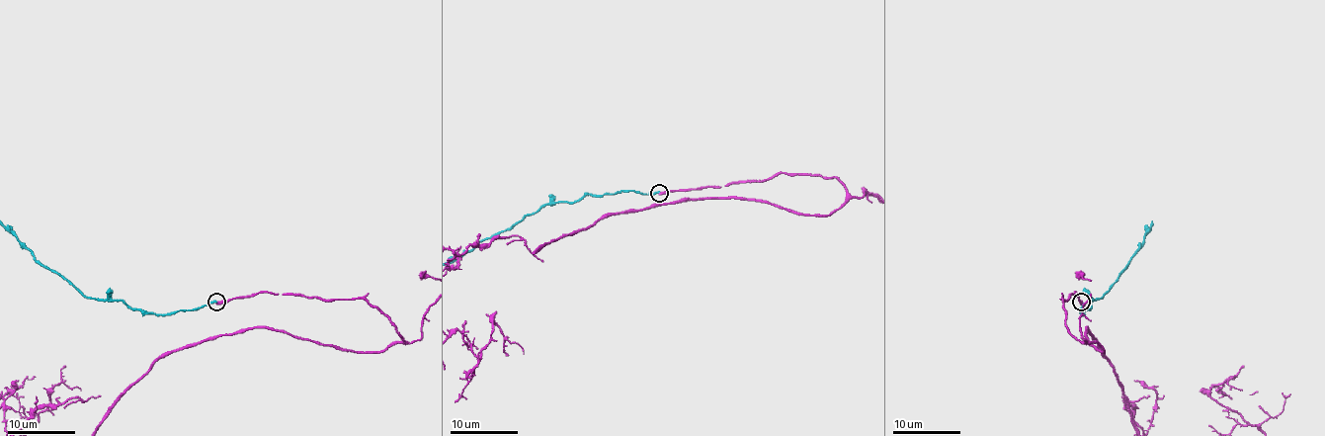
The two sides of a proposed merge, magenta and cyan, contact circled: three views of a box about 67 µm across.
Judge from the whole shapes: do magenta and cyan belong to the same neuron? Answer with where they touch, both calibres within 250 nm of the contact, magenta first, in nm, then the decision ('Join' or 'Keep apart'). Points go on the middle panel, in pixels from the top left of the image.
Place: (659, 193). Thickness 340 nm (magenta) against 220 nm. Keep apart

